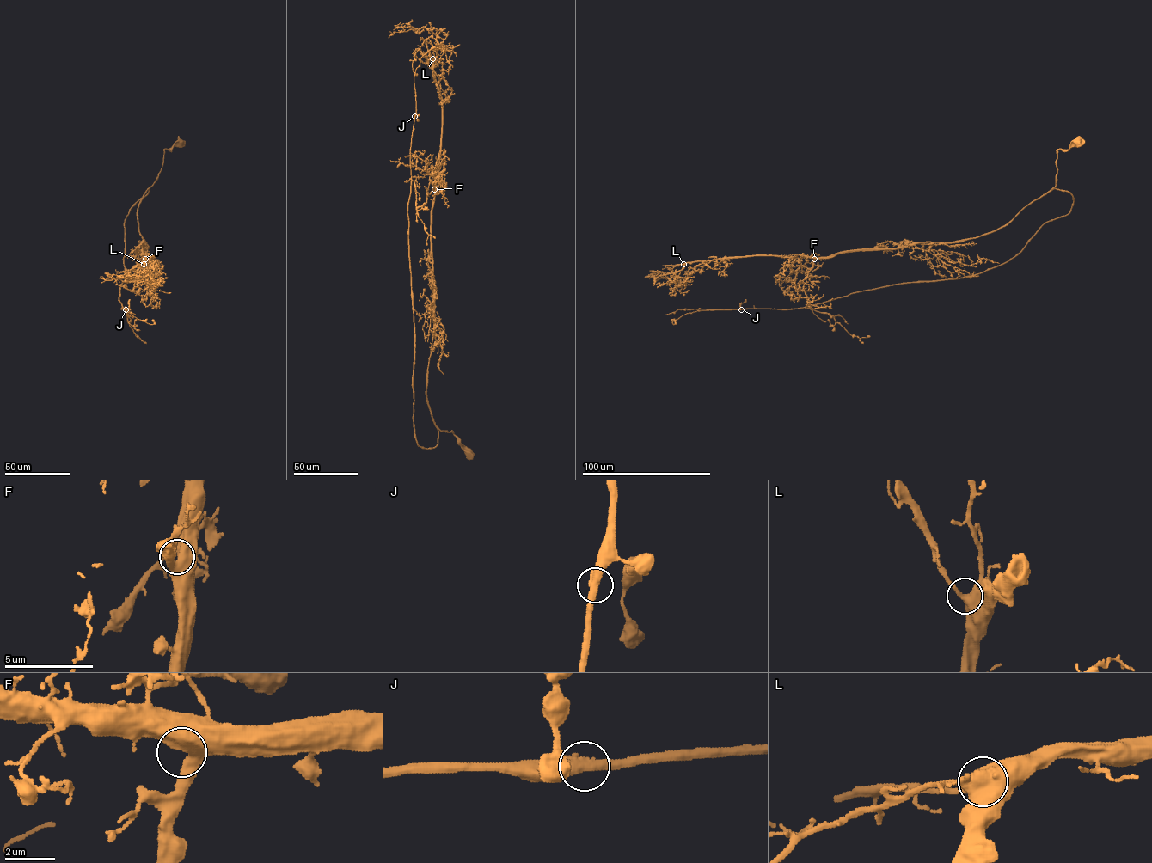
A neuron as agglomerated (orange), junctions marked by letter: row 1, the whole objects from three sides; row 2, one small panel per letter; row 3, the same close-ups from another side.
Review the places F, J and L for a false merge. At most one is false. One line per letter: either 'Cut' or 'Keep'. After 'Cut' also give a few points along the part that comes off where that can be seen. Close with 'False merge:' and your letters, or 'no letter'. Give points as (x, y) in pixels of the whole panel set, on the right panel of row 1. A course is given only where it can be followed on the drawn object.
F: Keep
J: Keep
L: Keep
False merge: no letter

